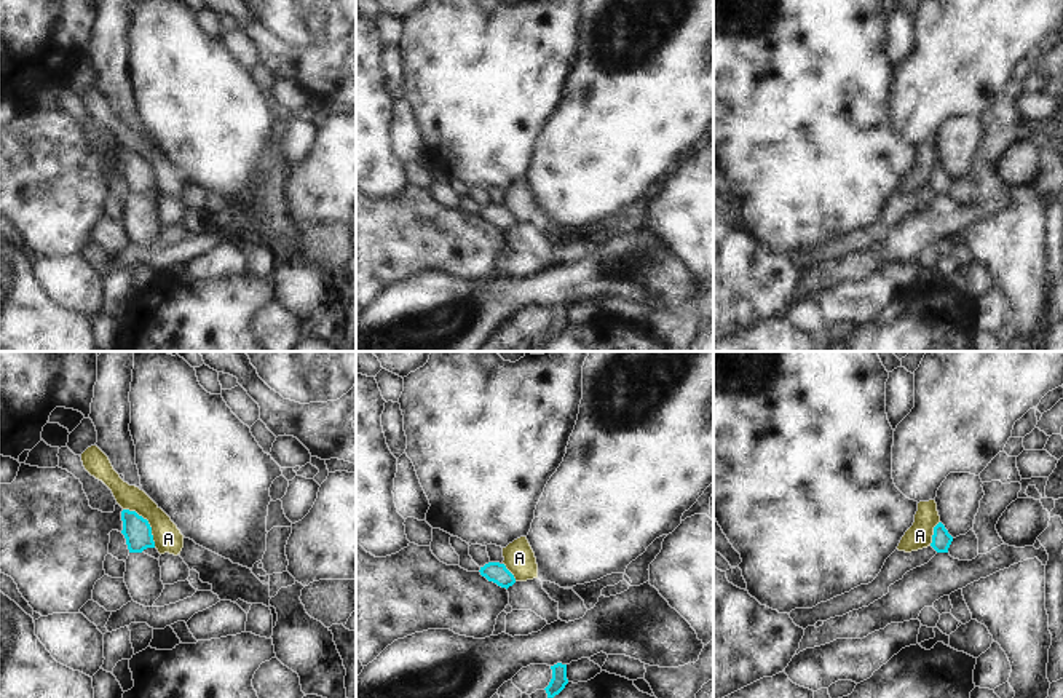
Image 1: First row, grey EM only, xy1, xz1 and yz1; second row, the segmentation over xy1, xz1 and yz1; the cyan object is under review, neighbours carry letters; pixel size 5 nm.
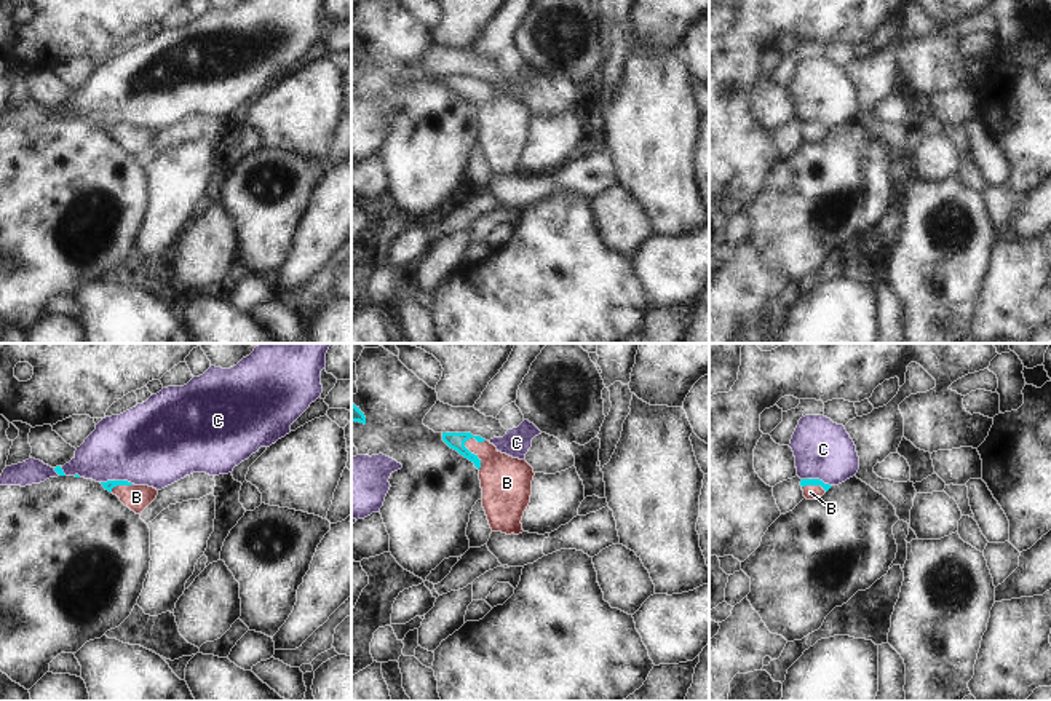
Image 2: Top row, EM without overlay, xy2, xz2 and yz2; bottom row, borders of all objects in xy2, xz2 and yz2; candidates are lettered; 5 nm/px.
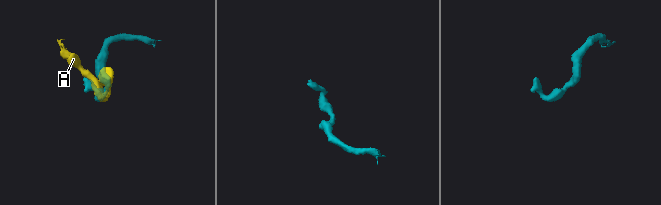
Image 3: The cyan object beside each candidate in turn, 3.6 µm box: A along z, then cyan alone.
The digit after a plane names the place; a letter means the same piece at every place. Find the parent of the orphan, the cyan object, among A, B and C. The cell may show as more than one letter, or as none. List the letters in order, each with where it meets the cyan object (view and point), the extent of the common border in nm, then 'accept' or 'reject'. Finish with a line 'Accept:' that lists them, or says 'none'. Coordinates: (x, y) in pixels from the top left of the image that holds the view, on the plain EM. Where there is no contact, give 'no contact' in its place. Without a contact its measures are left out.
A: xy1 (147, 165) | 260 nm | reject
B: xz2 (470, 95) | 170 nm | accept
C: xy2 (117, 123) | 160 nm | reject
Accept: B

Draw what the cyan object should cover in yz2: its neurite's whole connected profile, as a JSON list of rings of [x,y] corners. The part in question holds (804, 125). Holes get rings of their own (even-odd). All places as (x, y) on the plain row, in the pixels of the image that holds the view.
[[[802,121],[800,128],[807,142],[819,141],[832,129],[819,121]]]

